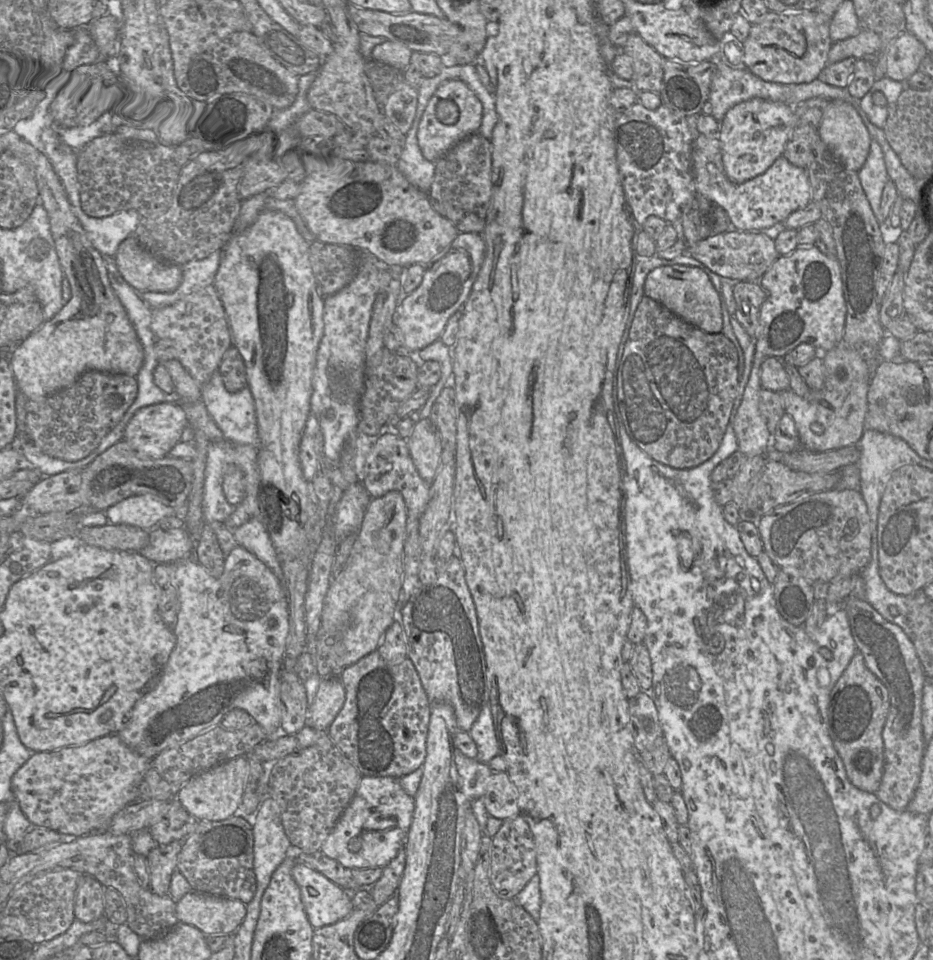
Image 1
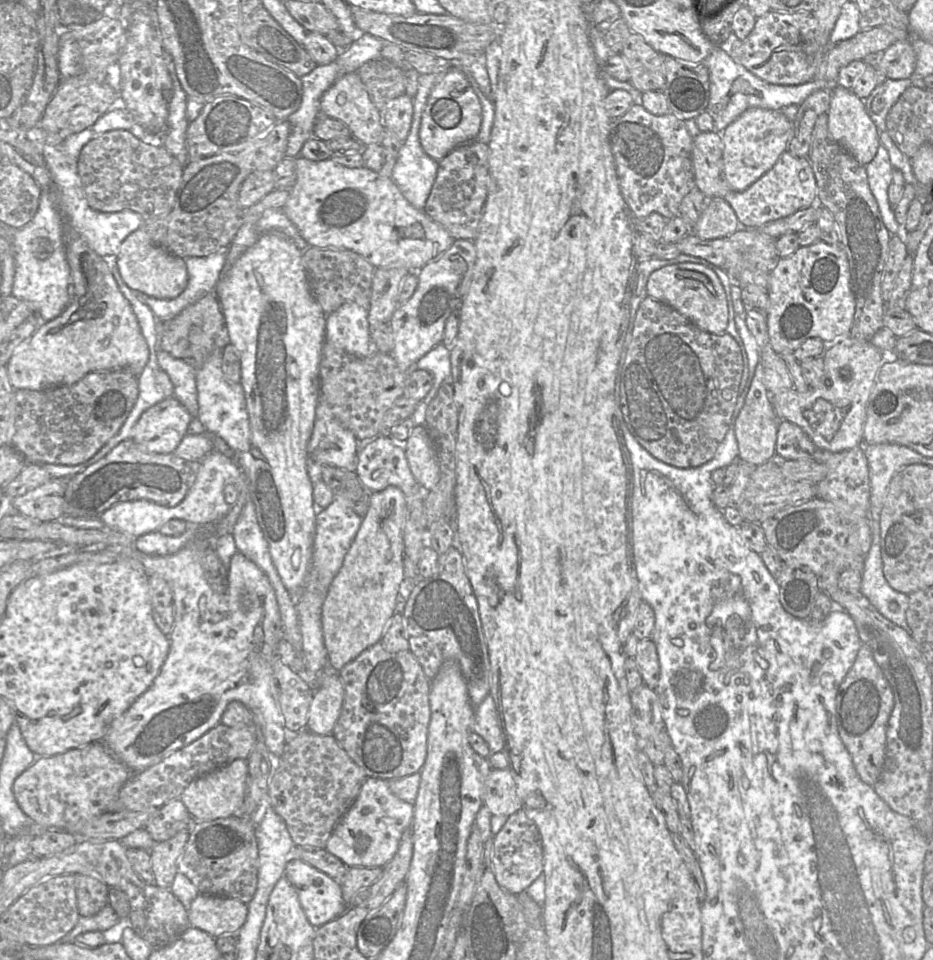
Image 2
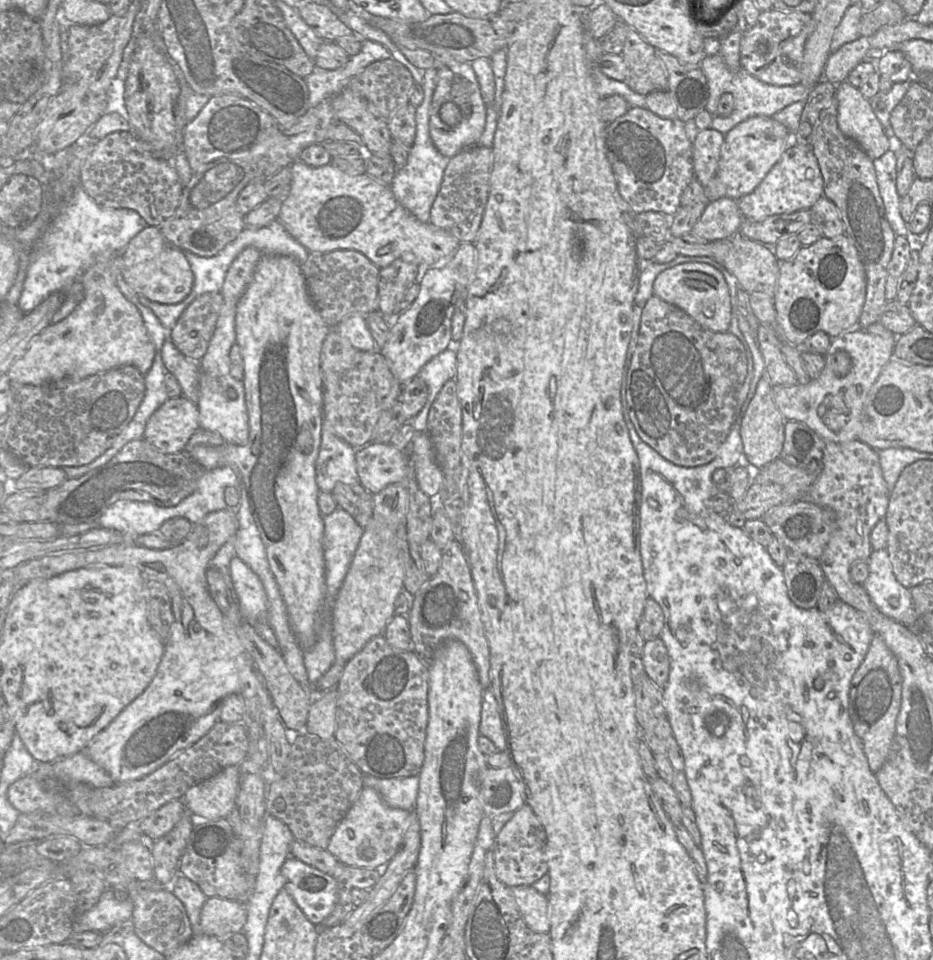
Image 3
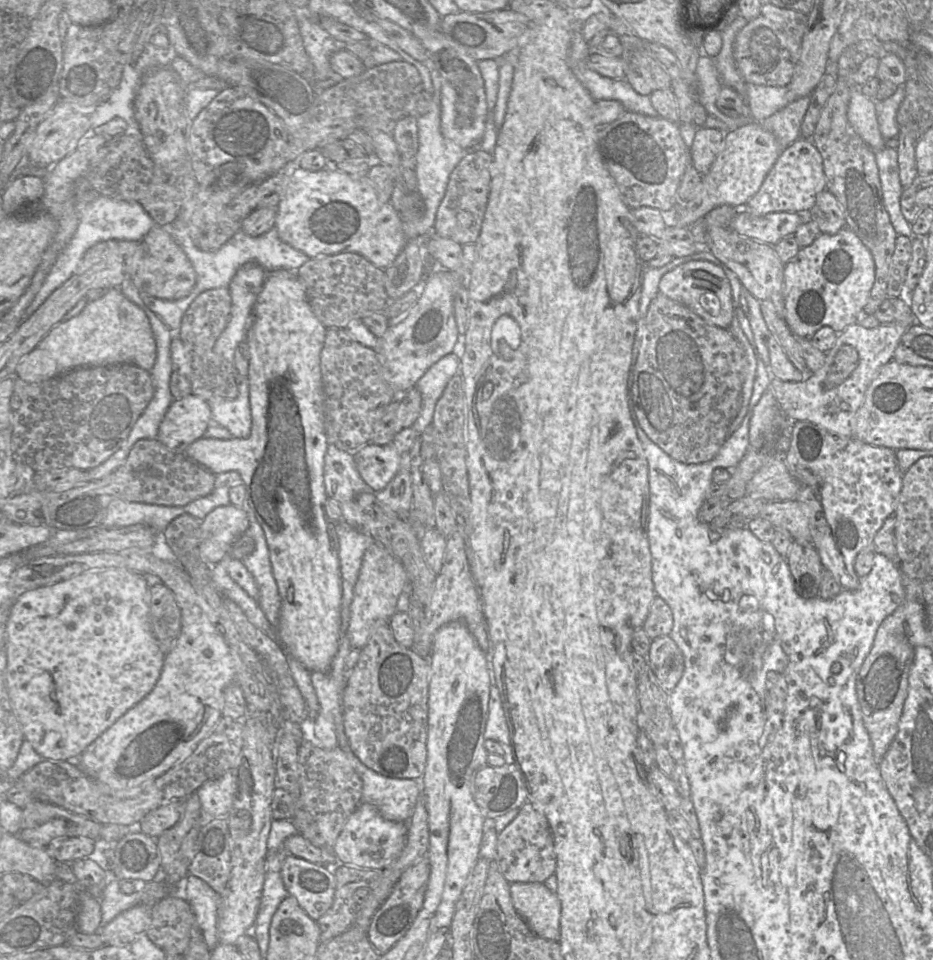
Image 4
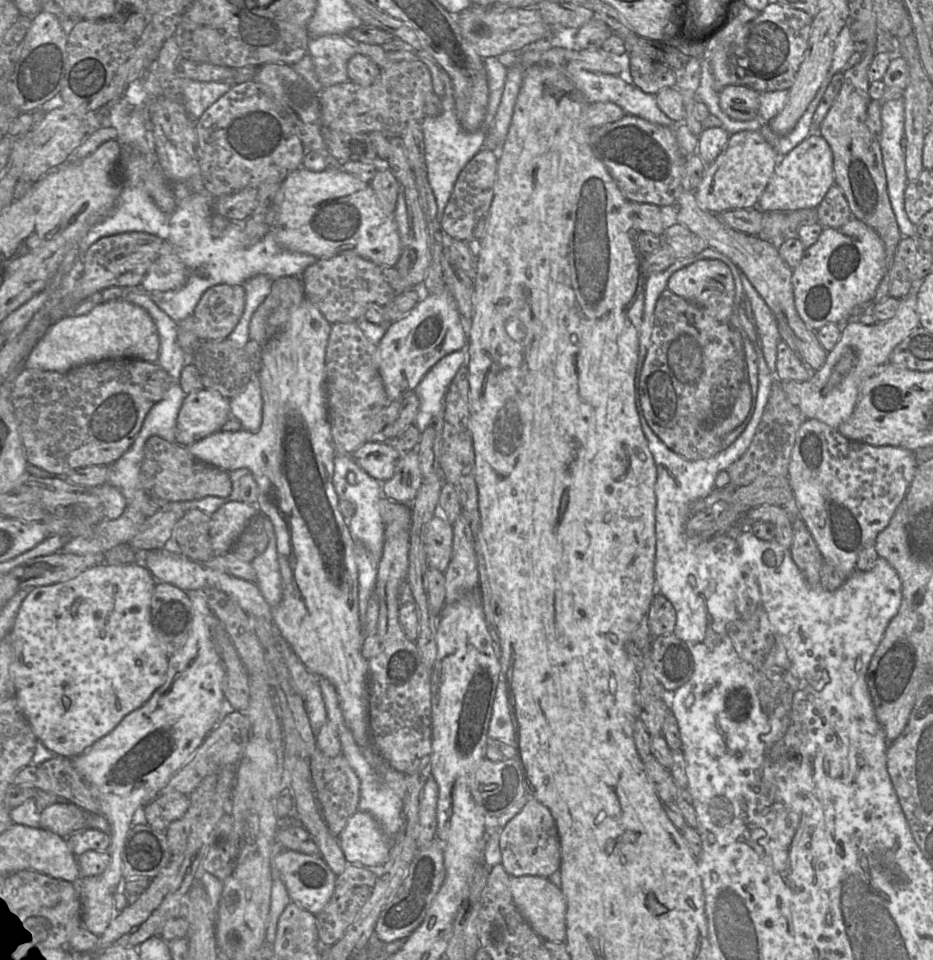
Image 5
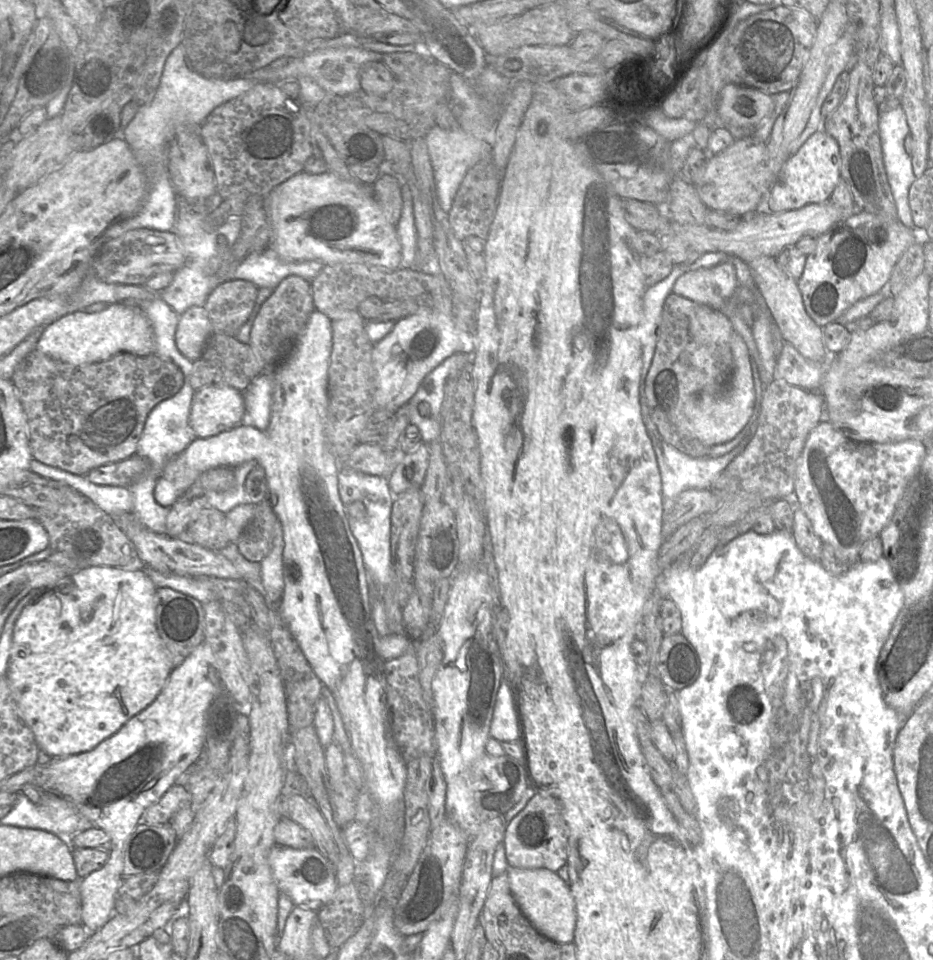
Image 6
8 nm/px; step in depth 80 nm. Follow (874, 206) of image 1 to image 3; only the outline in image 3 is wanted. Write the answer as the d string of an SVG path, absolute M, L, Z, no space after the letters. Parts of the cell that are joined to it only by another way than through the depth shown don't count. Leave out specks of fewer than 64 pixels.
M888 150L873 161L876 179L881 198L885 207L885 216L896 236L909 234L907 223L900 214L901 197L896 189L896 153Z

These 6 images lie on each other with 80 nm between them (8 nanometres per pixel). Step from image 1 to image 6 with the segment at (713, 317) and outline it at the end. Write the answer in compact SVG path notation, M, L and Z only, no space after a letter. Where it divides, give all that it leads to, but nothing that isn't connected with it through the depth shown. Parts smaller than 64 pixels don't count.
M731 261L688 271L677 278L672 291L714 310L722 311L738 285Z

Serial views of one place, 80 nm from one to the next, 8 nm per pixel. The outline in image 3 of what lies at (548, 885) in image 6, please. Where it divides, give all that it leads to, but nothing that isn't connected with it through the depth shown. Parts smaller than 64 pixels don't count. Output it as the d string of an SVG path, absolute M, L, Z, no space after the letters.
M532 886L512 888L519 910L527 926L534 932L549 934L548 898Z

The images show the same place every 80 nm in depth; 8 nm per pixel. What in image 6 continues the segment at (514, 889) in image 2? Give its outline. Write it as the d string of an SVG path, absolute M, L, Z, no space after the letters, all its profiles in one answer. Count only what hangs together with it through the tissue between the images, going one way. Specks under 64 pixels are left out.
M535 794L525 808L507 823L503 844L510 867L545 868L557 872L567 864L569 852L569 831L560 802L549 795Z

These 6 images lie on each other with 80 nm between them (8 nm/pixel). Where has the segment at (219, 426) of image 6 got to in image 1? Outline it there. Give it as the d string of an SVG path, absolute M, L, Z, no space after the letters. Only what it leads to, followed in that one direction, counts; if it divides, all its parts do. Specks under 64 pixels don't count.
M168 400L138 409L126 425L123 439L142 459L158 459L166 456L180 441L188 425L186 413L180 403Z

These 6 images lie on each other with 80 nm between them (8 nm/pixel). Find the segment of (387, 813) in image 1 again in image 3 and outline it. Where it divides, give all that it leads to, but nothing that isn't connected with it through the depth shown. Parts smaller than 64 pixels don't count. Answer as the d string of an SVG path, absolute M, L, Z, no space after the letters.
M363 787L336 826L326 850L342 865L381 870L400 847L412 813L388 806L373 788Z

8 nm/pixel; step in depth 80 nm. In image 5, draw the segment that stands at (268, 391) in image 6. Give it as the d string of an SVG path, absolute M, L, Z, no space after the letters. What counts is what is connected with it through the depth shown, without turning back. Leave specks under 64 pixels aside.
M254 375L246 388L230 400L231 418L241 422L242 429L257 432L263 417L263 400L258 375Z

